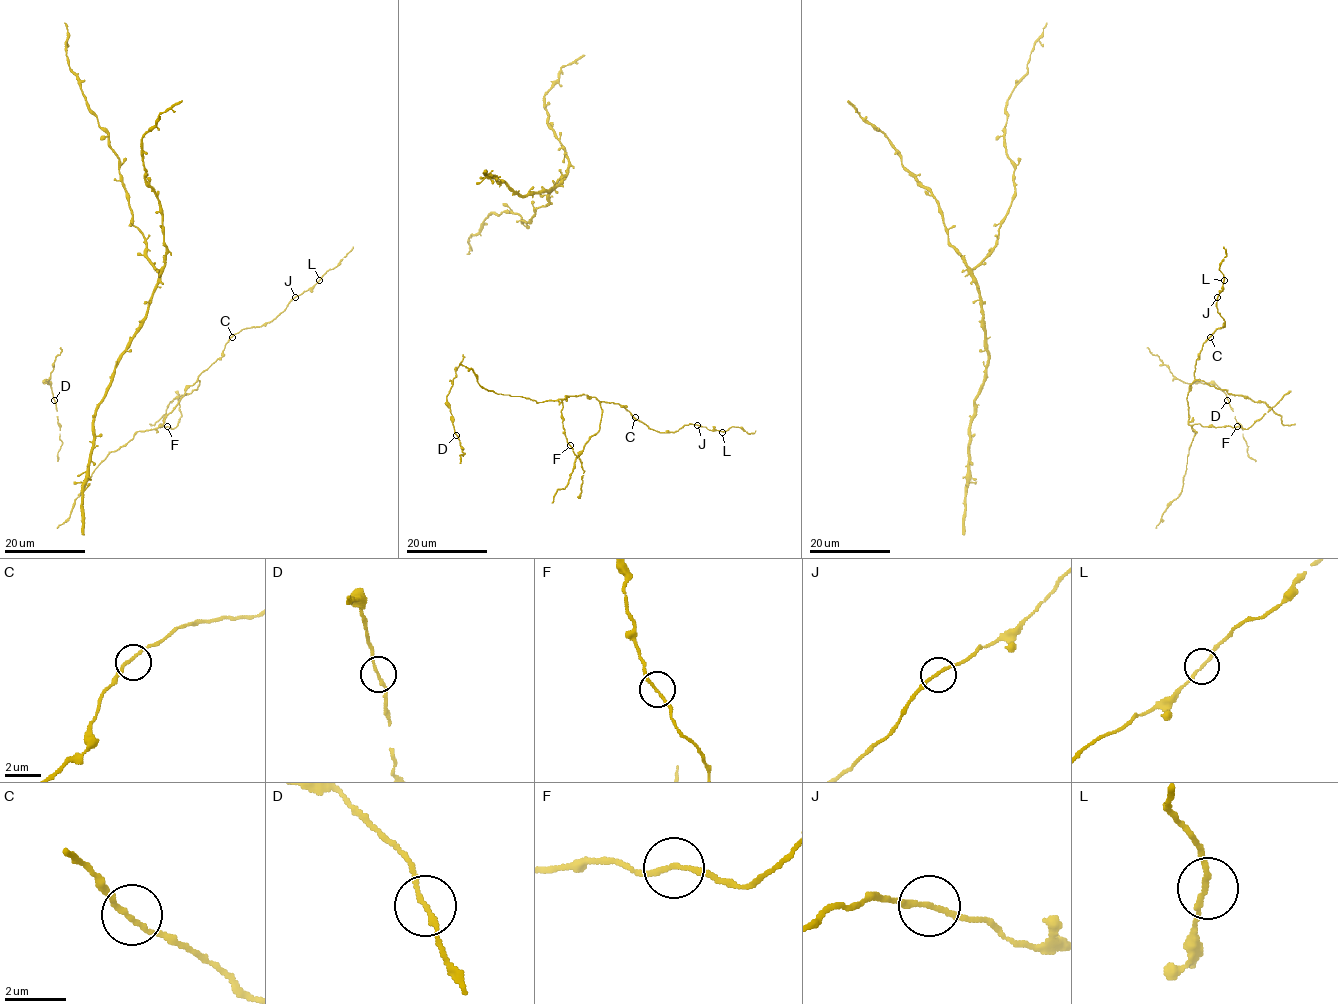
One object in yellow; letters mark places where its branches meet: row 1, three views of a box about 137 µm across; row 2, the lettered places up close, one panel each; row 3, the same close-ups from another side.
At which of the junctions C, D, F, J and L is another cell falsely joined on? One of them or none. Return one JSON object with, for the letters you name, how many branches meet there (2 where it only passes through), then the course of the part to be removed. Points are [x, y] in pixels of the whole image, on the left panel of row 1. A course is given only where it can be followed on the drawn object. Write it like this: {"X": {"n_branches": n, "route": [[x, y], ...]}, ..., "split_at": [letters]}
{"split_at": []}

